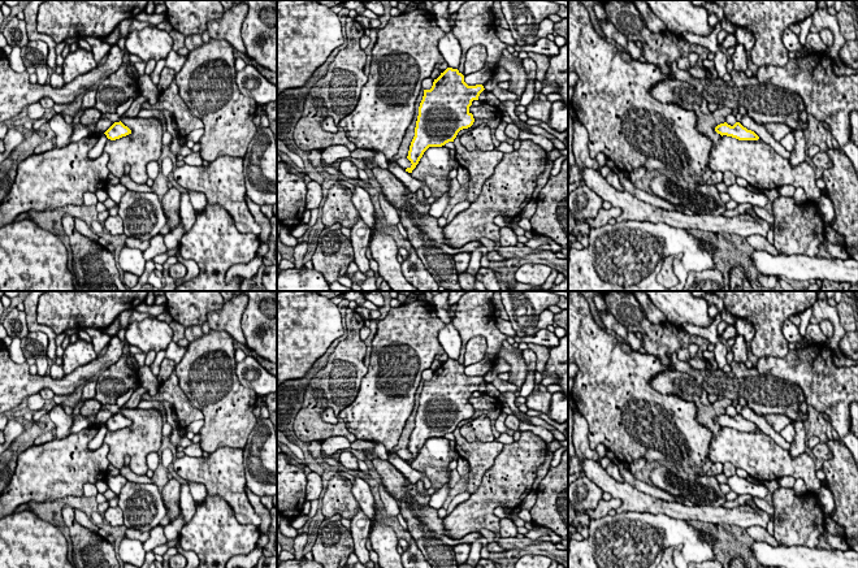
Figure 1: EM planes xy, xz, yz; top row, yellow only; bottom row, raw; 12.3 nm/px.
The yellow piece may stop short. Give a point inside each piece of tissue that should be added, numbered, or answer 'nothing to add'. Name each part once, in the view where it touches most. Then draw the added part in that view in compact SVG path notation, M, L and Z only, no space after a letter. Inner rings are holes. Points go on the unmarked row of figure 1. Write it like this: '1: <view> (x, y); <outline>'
nothing to add

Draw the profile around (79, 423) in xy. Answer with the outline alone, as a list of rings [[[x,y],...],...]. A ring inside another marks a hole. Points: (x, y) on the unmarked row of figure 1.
[[[78,415],[78,416],[74,416],[73,419],[74,419],[74,421],[73,421],[73,425],[70,428],[70,433],[78,433],[78,432],[87,429],[91,425],[94,425],[96,421],[96,415],[92,415],[88,417]]]

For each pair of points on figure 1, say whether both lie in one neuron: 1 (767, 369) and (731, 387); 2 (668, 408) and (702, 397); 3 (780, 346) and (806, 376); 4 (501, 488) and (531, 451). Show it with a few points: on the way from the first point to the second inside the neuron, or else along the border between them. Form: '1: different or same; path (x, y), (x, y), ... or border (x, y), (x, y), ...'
1: different; border (754, 368), (766, 376)
2: different; border (681, 398), (696, 403)
3: different; border (789, 350), (784, 356), (761, 356), (758, 359)
4: same; path (510, 478), (515, 467), (521, 460)

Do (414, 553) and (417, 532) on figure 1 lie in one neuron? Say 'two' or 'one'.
two

